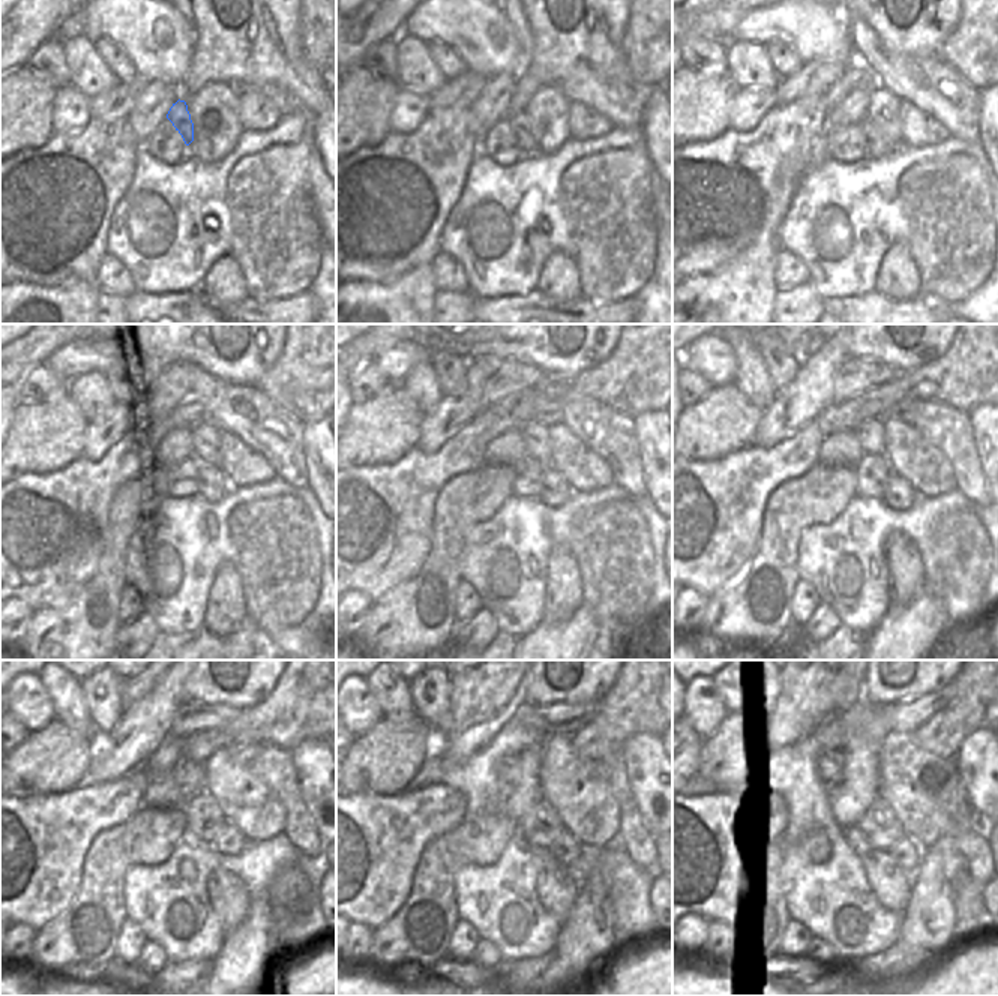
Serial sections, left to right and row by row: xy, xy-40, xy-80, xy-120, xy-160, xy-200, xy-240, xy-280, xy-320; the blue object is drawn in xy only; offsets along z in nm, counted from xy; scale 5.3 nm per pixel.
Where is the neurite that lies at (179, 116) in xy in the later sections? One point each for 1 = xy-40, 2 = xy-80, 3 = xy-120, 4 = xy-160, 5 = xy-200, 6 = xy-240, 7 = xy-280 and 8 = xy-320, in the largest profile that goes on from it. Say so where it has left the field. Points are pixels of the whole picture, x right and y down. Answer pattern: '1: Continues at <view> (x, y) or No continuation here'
1: Continues at xy-40 (520, 123)
2: Continues at xy-80 (878, 146)
3: Continues at xy-120 (213, 485)
4: Continues at xy-160 (556, 491)
5: Continues at xy-200 (898, 495)
6: Continues at xy-240 (230, 842)
7: Continues at xy-280 (566, 848)
8: Continues at xy-320 (907, 852).

